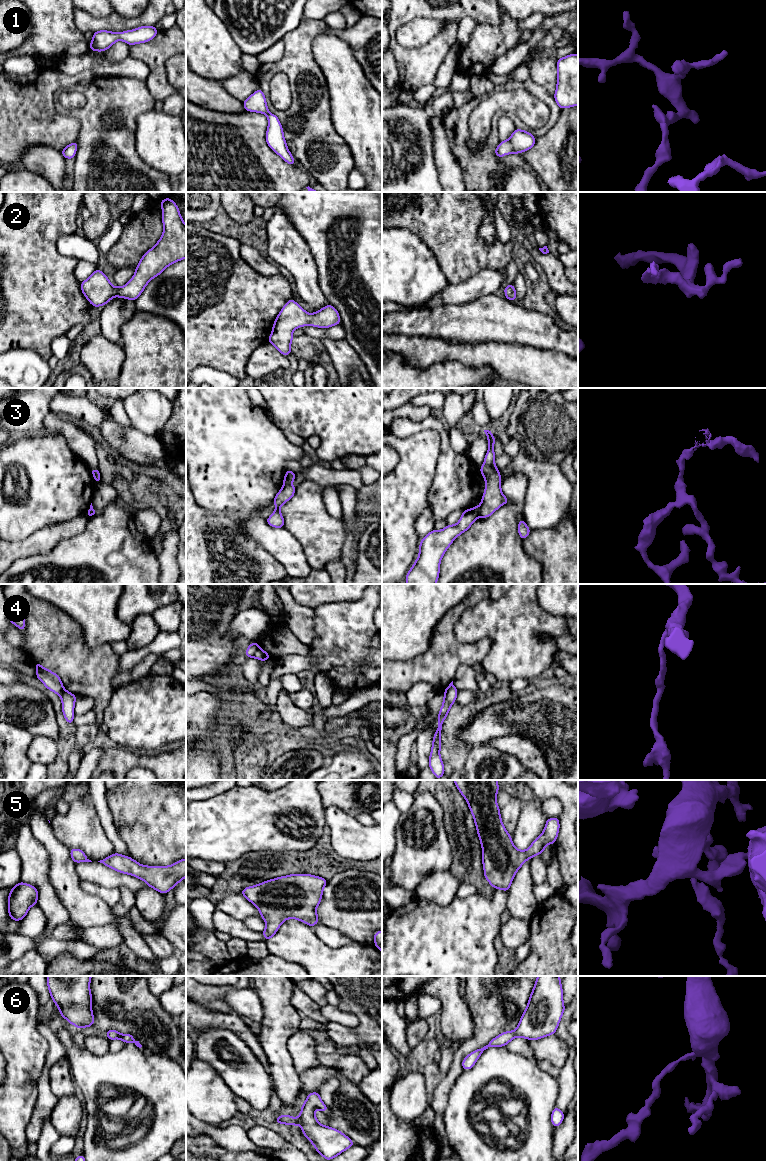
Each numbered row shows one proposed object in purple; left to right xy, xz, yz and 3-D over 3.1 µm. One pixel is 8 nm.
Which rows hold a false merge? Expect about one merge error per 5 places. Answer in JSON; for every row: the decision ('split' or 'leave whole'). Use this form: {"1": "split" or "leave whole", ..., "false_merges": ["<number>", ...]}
{"1": "leave whole", "2": "leave whole", "3": "split", "4": "split", "5": "leave whole", "6": "leave whole", "false_merges": ["3", "4"]}

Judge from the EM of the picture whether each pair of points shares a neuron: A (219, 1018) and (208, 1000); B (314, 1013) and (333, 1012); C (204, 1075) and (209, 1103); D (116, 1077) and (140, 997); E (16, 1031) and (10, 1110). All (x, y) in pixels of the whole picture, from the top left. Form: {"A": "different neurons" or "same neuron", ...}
{"A": "different neurons", "B": "different neurons", "C": "same neuron", "D": "different neurons", "E": "same neuron"}

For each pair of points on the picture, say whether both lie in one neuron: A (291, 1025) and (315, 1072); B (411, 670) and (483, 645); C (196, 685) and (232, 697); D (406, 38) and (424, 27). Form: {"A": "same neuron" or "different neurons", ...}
{"A": "different neurons", "B": "same neuron", "C": "same neuron", "D": "same neuron"}

